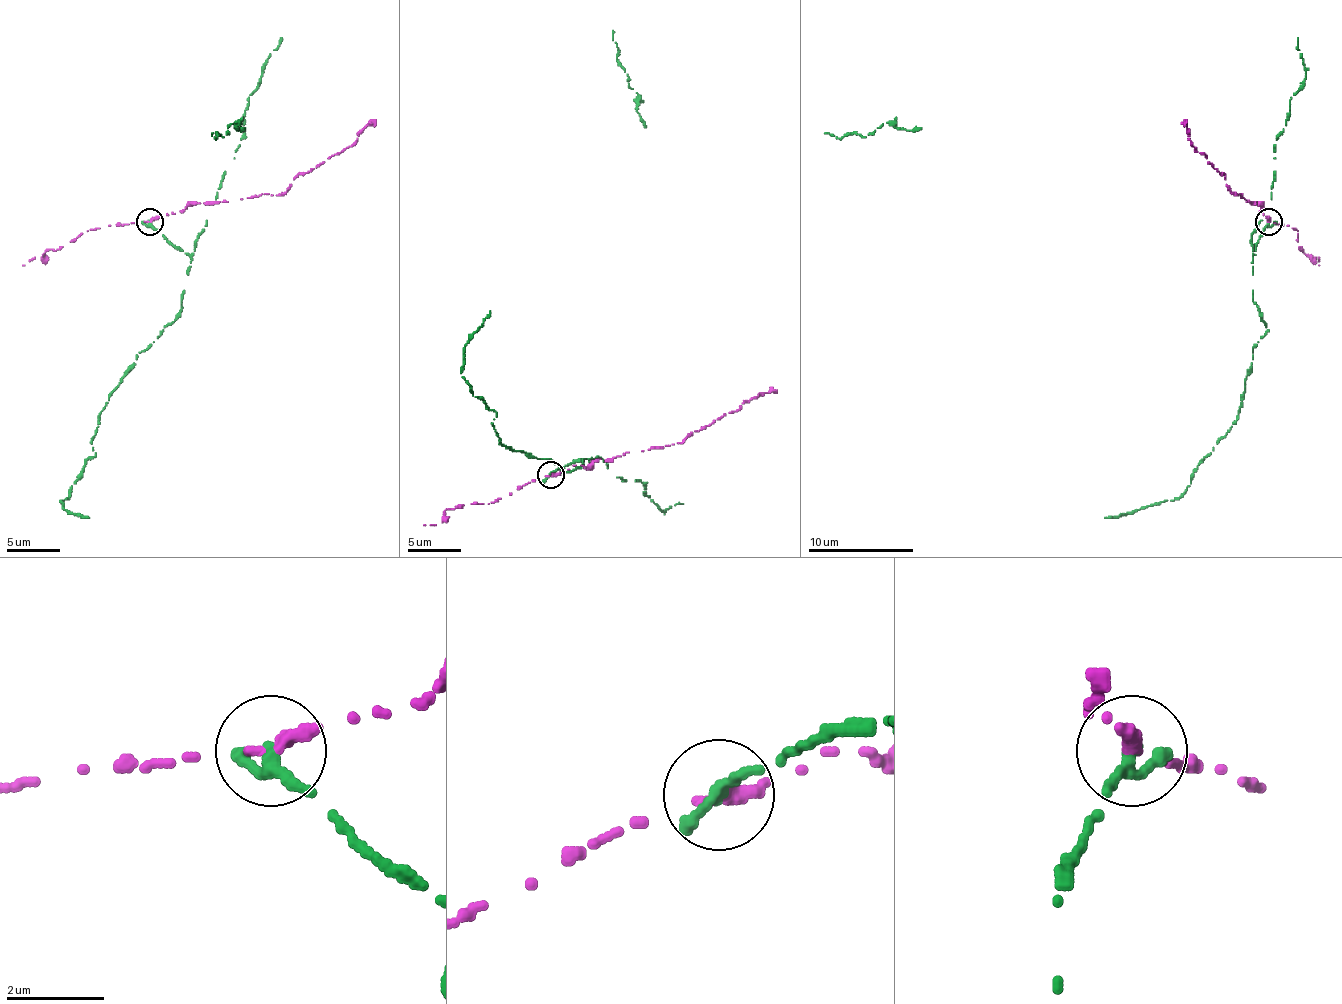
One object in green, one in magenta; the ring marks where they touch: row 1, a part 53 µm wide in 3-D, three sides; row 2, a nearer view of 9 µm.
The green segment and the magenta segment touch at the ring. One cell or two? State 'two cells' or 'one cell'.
two cells

